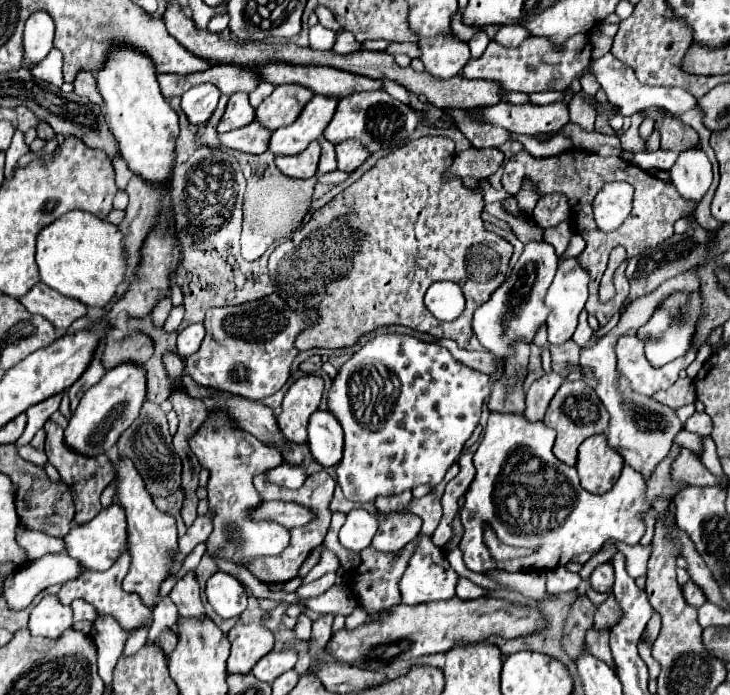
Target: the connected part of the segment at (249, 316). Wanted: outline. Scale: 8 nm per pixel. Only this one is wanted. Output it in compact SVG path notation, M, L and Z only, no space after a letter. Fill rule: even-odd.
M276 293L262 301L250 301L238 307L212 307L204 319L206 337L202 347L186 359L186 373L198 385L262 401L274 395L290 377L290 365L298 355L294 339L314 319L314 313L308 313L306 317L294 315ZM212 331L218 331L218 341Z

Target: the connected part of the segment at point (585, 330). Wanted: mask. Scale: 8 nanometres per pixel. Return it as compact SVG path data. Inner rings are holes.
M582 311L584 313L584 319L582 319L582 315L580 315L580 323L578 323L578 327L576 327L576 333L574 333L574 341L582 347L582 345L586 345L586 341L590 341L590 337L592 337L592 329L590 329L590 325L588 325L588 321L586 321L586 317L588 317L588 313L586 311Z

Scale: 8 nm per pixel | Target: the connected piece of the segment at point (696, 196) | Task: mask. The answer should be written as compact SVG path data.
M700 147L684 149L668 173L678 193L696 203L712 183L712 165Z

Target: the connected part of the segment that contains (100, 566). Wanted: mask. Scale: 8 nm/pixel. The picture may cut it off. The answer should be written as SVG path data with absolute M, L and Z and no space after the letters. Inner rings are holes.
M110 505L102 509L88 523L72 523L70 531L62 537L66 543L66 553L74 557L86 571L106 571L116 557L126 549L126 519L120 505Z

